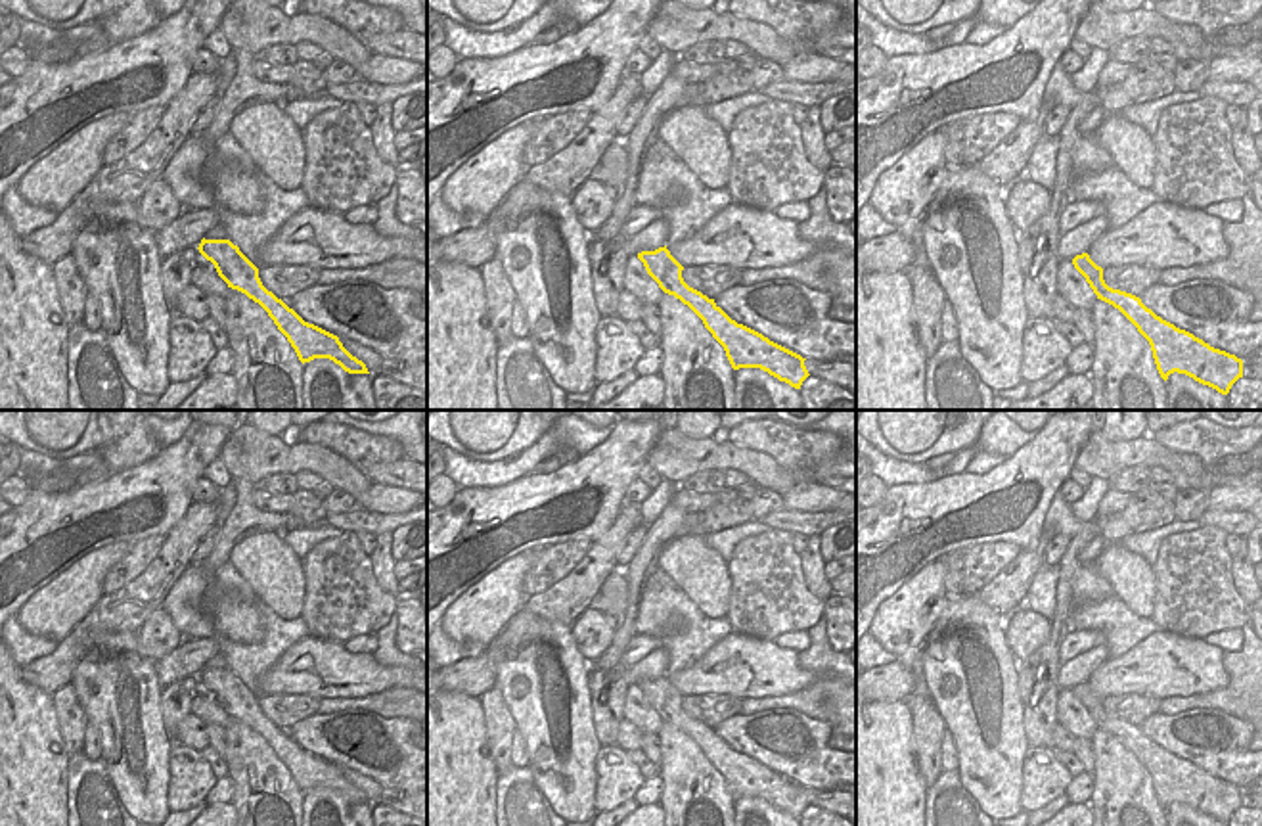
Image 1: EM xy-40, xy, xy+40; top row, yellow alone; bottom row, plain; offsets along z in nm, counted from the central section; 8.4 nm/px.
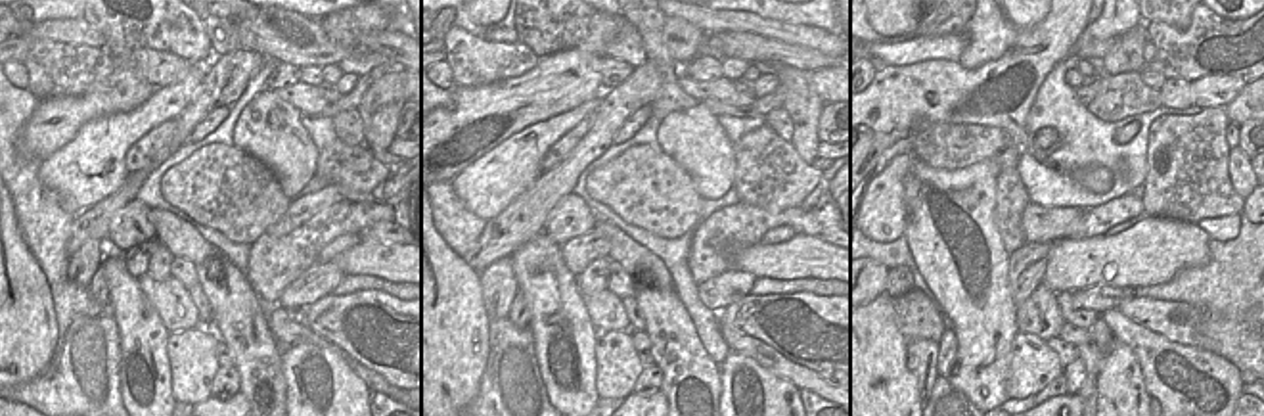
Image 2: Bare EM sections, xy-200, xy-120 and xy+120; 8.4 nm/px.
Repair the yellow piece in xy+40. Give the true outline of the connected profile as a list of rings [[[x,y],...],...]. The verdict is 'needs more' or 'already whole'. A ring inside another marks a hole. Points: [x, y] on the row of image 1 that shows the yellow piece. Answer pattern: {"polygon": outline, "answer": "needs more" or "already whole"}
{"polygon": [[[1088,253],[1076,255],[1072,264],[1097,299],[1118,309],[1149,341],[1157,370],[1164,381],[1178,372],[1228,395],[1231,385],[1243,378],[1241,358],[1214,349],[1193,333],[1162,320],[1139,297],[1109,287],[1103,280],[1103,268]]], "answer": "already whole"}

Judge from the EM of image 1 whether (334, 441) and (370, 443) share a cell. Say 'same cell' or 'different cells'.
same cell

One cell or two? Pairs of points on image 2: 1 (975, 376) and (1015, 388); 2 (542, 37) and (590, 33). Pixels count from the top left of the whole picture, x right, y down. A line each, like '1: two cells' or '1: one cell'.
1: two cells
2: one cell

